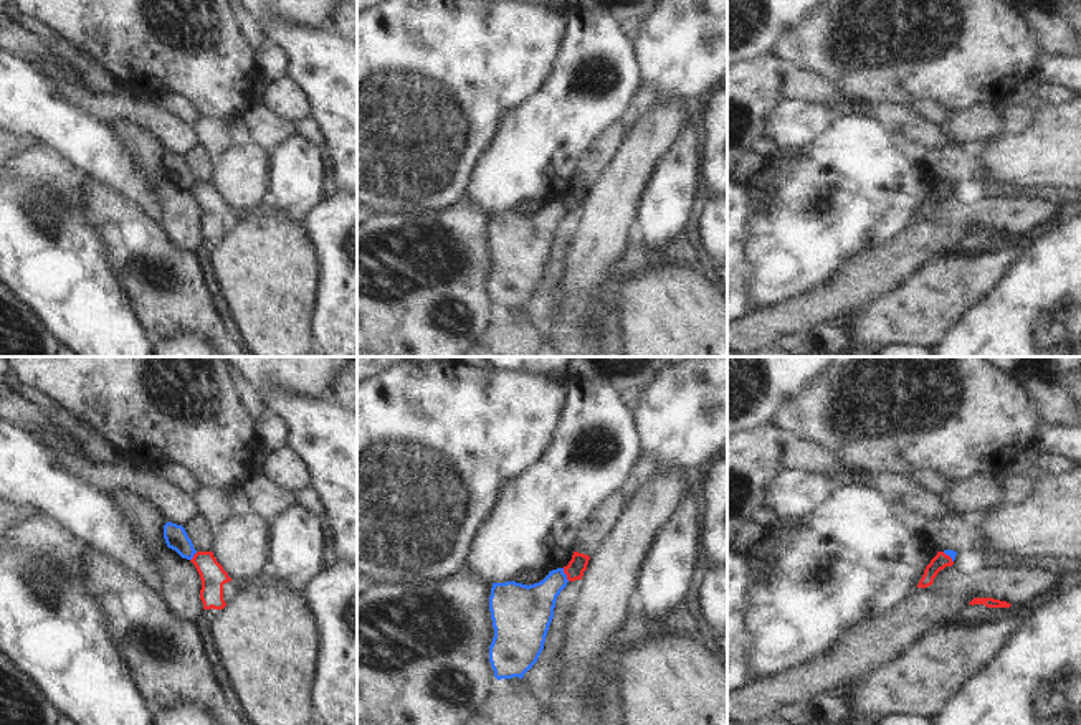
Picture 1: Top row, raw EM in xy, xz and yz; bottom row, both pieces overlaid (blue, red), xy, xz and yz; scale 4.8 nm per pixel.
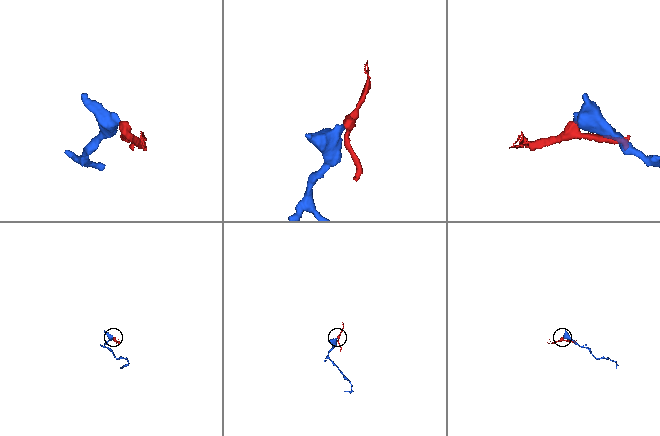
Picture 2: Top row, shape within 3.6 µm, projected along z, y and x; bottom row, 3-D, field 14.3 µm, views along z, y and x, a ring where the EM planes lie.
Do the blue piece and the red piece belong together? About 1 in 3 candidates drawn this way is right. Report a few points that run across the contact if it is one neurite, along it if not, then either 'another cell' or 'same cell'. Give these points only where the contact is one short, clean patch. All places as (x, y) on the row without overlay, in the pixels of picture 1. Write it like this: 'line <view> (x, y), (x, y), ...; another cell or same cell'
line xz (562, 199), (569, 210); another cell

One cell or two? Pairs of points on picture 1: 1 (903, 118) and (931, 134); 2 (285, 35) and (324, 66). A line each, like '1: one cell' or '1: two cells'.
1: one cell
2: one cell

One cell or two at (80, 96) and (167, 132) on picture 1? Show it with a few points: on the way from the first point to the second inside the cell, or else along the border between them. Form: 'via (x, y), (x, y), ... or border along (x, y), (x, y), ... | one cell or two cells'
via (101, 104), (126, 106), (146, 113) | one cell

